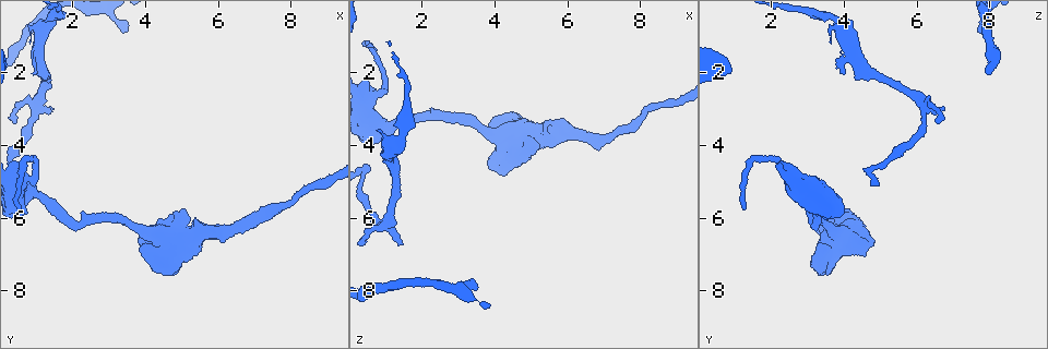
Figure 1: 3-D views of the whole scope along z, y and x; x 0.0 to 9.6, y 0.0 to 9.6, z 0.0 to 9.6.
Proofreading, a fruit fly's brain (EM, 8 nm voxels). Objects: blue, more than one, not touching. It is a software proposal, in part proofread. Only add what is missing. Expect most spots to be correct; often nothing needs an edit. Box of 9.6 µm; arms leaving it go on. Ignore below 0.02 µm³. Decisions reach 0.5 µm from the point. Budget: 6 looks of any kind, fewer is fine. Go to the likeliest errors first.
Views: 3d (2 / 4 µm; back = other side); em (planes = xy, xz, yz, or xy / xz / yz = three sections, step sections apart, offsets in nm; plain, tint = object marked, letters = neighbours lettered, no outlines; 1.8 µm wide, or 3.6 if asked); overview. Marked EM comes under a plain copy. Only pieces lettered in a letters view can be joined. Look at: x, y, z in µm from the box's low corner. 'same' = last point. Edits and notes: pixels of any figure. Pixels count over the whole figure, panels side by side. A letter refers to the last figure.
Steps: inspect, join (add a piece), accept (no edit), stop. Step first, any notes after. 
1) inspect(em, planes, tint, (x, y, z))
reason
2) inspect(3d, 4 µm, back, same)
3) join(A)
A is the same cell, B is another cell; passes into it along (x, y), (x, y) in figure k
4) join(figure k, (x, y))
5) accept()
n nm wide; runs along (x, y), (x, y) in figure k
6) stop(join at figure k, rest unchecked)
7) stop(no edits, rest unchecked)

inspect(em, 3.6 µm, planes, letters, (3.40, 0.85, 7.65))
an open end

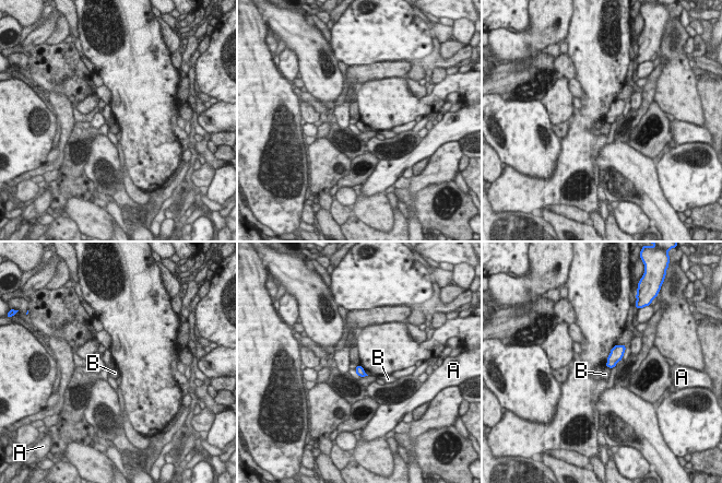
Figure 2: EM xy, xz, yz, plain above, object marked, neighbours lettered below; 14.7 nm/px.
accept()
A and B are other cells; border along (364, 370), (368, 375) in figure 2; no lettered piece goes on from it

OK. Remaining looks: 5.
inspect(3d, 4 µm, (1.00, 2.00, 3.95))
branch stops here

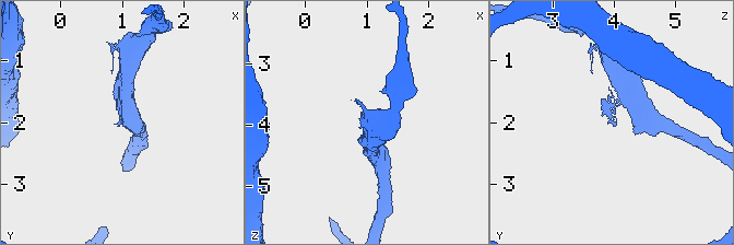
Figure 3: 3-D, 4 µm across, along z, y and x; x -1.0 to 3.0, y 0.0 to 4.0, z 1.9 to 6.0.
inspect(em, planes, letters, (1.00, 2.05, 3.95))
need the tissue

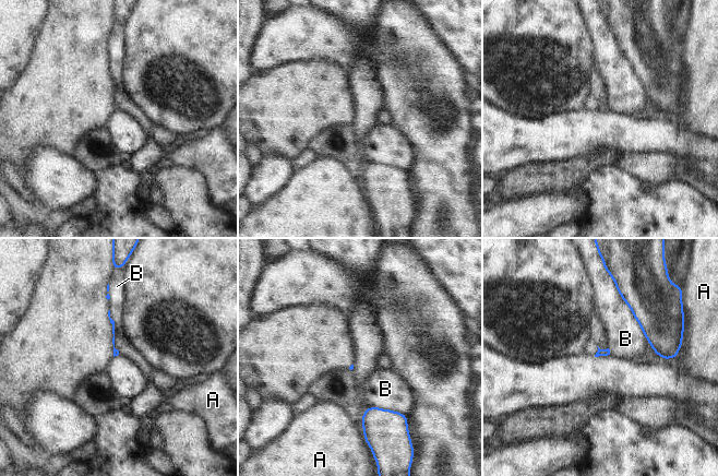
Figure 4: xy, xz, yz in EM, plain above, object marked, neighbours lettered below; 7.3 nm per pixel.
accept()
A and B are other cells; none of them fits

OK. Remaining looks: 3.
inspect(em, planes, letters, (1.40, 3.00, 6.75))
branch stops here

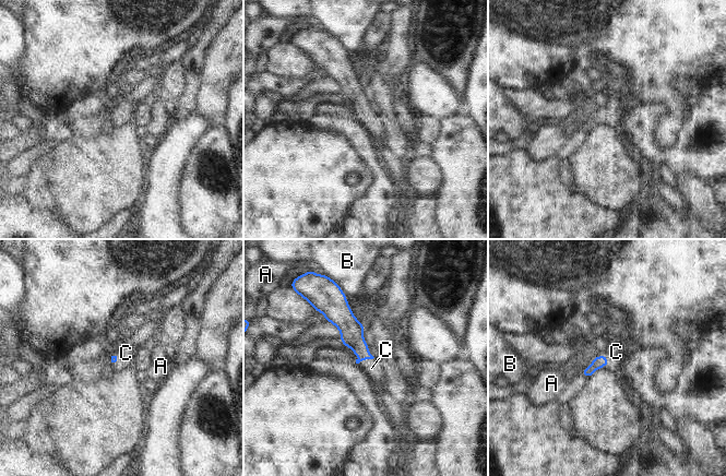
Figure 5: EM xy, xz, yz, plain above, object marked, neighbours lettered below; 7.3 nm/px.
join(C)
C is the same cell, A and B are other cells; passes into it along (599, 361), (606, 357), (616, 352) in figure 5; the neuron continues

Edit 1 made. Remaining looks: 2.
stop(join at figure 5, rest unchecked)

